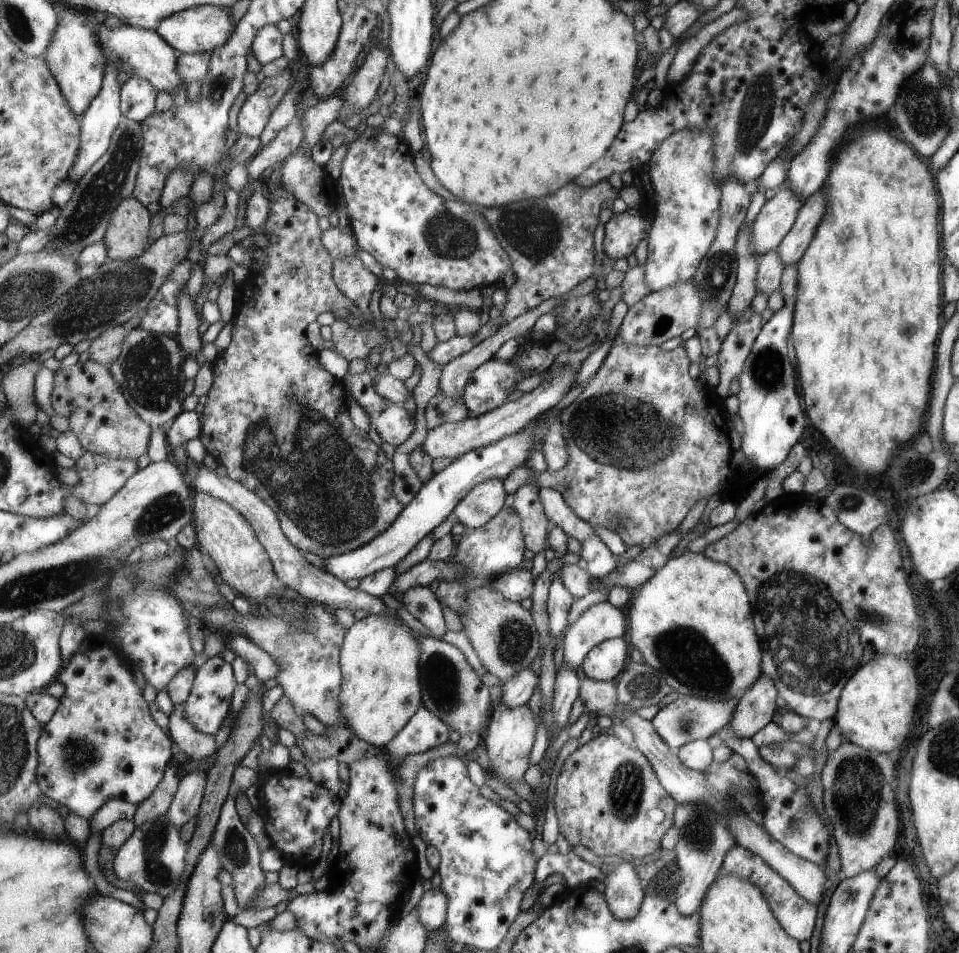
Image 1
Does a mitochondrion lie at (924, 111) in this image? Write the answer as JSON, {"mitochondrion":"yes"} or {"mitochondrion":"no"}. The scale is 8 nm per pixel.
{"mitochondrion":"yes"}

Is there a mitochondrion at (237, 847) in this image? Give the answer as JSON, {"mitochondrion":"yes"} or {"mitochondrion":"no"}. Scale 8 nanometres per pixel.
{"mitochondrion":"yes"}

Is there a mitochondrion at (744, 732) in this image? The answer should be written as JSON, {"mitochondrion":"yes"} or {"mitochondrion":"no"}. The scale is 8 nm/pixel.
{"mitochondrion":"no"}

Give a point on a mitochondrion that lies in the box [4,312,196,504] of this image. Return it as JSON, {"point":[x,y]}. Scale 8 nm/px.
{"point":[150,371]}

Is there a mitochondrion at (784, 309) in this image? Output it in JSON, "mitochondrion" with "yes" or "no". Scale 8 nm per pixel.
{"mitochondrion":"no"}

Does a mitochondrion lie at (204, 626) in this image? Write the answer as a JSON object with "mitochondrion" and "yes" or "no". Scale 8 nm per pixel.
{"mitochondrion":"no"}

